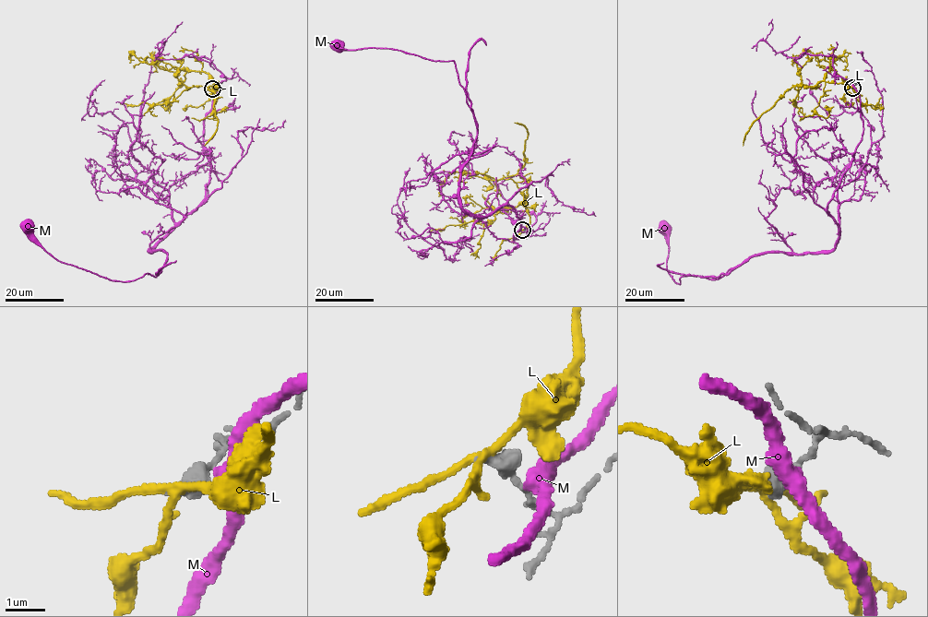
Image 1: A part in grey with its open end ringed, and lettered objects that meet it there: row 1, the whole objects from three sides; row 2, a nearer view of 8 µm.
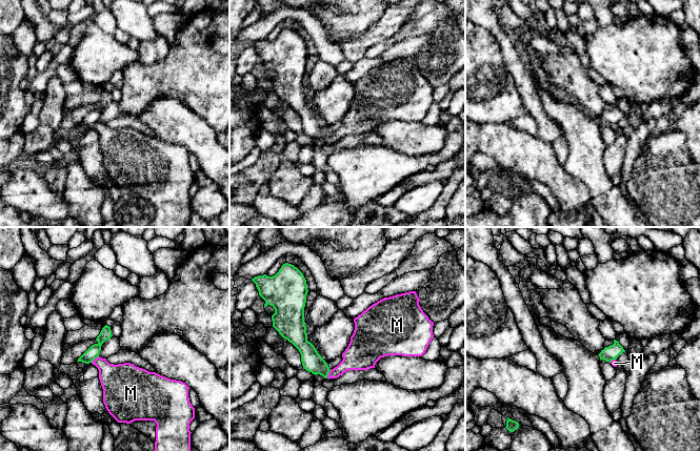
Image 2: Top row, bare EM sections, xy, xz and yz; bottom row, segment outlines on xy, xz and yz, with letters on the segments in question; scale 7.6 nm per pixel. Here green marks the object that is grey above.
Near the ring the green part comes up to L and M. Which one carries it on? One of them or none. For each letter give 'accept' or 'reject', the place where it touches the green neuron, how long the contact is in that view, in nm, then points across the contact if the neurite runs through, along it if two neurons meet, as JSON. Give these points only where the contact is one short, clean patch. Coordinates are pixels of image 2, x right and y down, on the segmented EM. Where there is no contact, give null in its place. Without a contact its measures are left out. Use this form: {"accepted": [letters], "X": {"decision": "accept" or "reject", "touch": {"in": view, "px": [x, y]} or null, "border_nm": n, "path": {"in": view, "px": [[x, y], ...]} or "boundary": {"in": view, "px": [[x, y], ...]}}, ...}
{"accepted": [], "L": {"decision": "reject", "touch": null}, "M": {"decision": "reject", "touch": {"in": "xz", "px": [327, 374]}, "border_nm": 70, "boundary": {"in": "xz", "px": [[331, 370], [326, 377]]}}}

